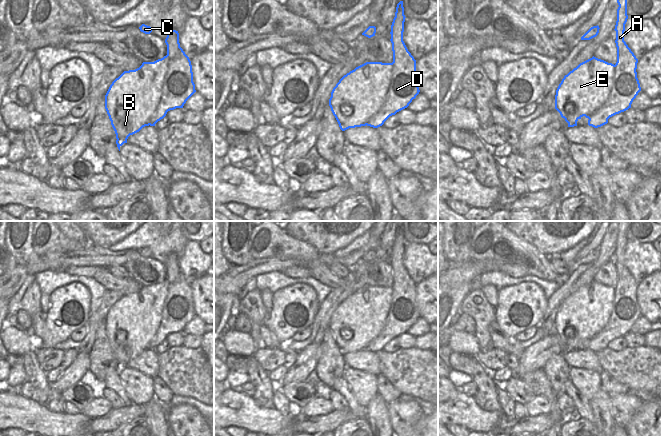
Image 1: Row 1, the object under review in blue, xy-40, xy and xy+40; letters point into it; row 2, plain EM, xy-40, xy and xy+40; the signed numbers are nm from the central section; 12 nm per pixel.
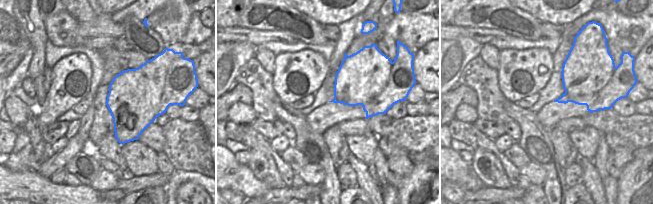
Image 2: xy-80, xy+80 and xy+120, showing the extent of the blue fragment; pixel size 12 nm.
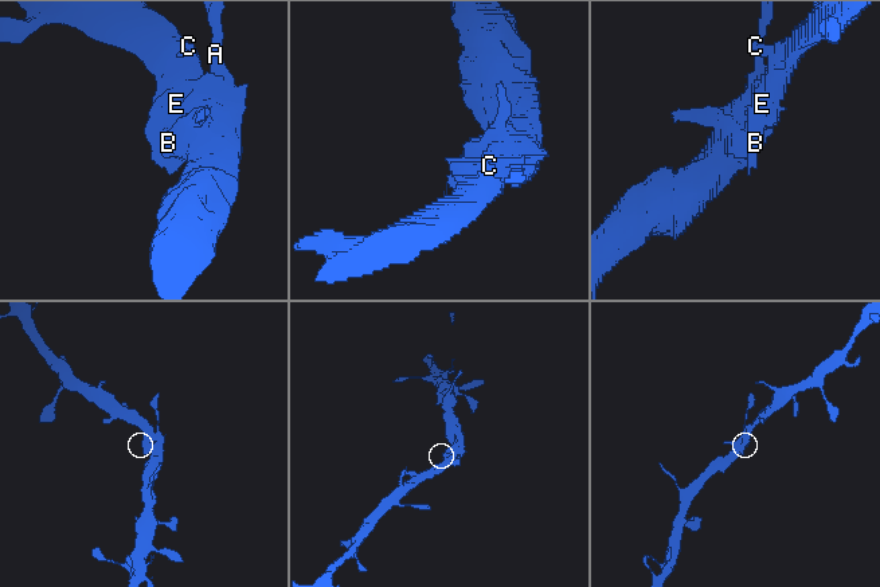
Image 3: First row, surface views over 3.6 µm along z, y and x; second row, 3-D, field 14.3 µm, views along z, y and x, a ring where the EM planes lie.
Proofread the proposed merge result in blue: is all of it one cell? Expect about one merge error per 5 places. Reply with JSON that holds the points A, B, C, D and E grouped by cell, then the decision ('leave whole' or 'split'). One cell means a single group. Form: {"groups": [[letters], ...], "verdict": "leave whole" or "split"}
{"groups": [["A", "B", "C", "D", "E"]], "verdict": "leave whole"}

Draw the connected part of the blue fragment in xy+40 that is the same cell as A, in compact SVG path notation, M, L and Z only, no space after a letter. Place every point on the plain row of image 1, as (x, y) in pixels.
M616 221L616 223L619 229L614 253L617 271L616 288L593 280L565 299L556 314L555 333L568 347L568 351L577 350L577 345L583 340L589 343L589 350L601 351L608 347L610 341L631 332L633 324L641 315L636 296L638 283L624 265L625 248L628 243L627 221Z

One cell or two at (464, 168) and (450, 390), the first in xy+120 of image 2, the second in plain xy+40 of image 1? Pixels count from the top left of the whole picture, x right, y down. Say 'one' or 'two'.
one

